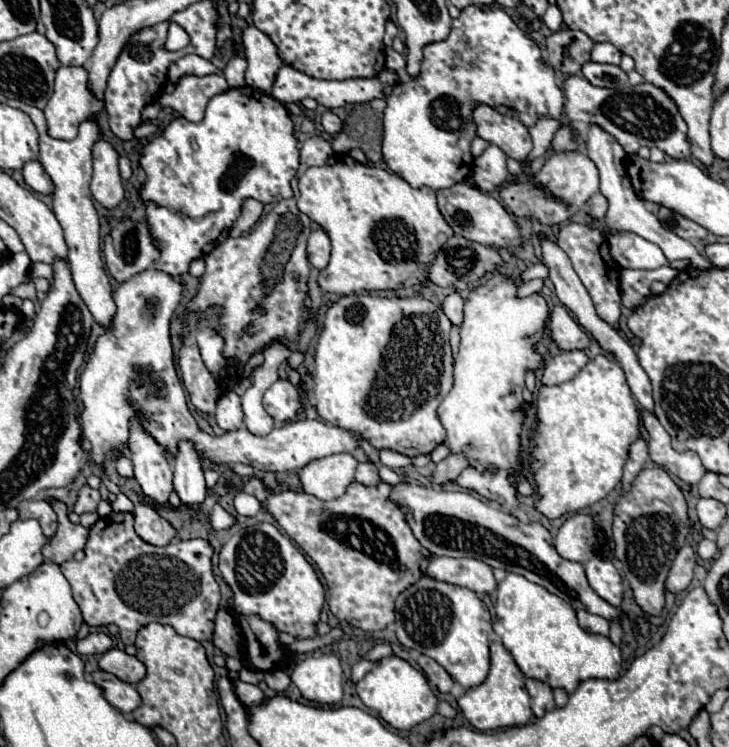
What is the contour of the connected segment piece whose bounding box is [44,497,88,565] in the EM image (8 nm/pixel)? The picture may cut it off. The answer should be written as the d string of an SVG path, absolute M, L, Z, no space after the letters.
M44 497L44 499L48 499L48 503L52 503L52 509L58 515L58 531L48 541L48 547L44 547L44 559L60 565L60 563L72 559L74 553L84 547L86 537L88 537L88 529L84 529L82 525L68 523L66 503L62 503L54 497Z

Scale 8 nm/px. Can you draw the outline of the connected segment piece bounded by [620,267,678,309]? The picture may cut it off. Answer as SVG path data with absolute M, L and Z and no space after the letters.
M660 267L656 271L621 269L620 295L622 295L622 305L628 309L638 307L650 295L648 287L652 281L662 281L668 285L676 275L678 275L678 271L670 269L670 267Z

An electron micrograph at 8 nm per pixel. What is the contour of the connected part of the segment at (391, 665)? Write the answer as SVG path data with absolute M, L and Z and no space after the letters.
M394 653L380 659L378 665L370 673L366 673L366 677L360 683L356 683L356 691L362 703L368 709L376 711L394 729L416 727L418 723L430 719L436 713L436 705L438 705L438 699L432 693L428 679L418 669L414 669L408 661L400 659Z

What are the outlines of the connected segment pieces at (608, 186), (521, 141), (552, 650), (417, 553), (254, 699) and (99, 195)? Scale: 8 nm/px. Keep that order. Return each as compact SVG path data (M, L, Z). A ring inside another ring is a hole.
M592 125L590 131L588 131L588 139L586 139L584 151L596 163L596 167L600 171L600 193L608 199L608 213L602 219L608 235L620 233L620 231L630 231L630 233L636 233L636 235L644 237L646 241L652 241L654 245L658 245L664 251L664 255L668 259L672 259L672 261L674 259L688 259L692 263L692 267L698 267L698 269L710 269L712 267L710 261L706 261L690 241L680 239L672 231L666 231L660 225L660 221L656 219L656 215L652 215L644 207L644 201L634 193L632 183L628 179L628 173L626 173L626 153L624 153L624 149L620 147L620 143L612 135L608 135L600 127Z
M476 103L472 109L472 119L476 123L476 135L488 143L498 145L508 157L514 157L522 163L530 153L530 133L518 119L506 117L484 103Z
M508 573L498 585L494 631L512 653L520 671L528 679L548 683L552 689L560 687L566 693L572 693L584 679L620 677L620 649L608 637L586 633L578 625L576 611L568 603L548 593L544 587L530 583L522 575Z
M250 477L246 481L244 491L258 497L260 503L266 505L266 509L276 517L278 525L290 535L290 539L294 539L302 547L302 551L308 553L310 559L320 567L330 593L330 611L340 621L348 621L352 627L358 627L362 631L382 631L390 623L394 623L396 597L424 575L432 555L412 535L404 511L400 511L400 505L390 499L392 487L388 483L380 481L378 485L364 487L362 483L352 481L346 493L332 501L320 501L314 495L302 491L270 493L270 489L256 477Z
M238 679L232 681L234 683L234 691L236 691L236 697L244 703L244 705L256 705L264 699L264 693L256 687L256 685L250 685L250 683L242 683Z
M100 139L94 149L94 175L90 183L92 197L104 209L116 209L124 199L124 187L118 173L118 153L112 149L110 143Z

